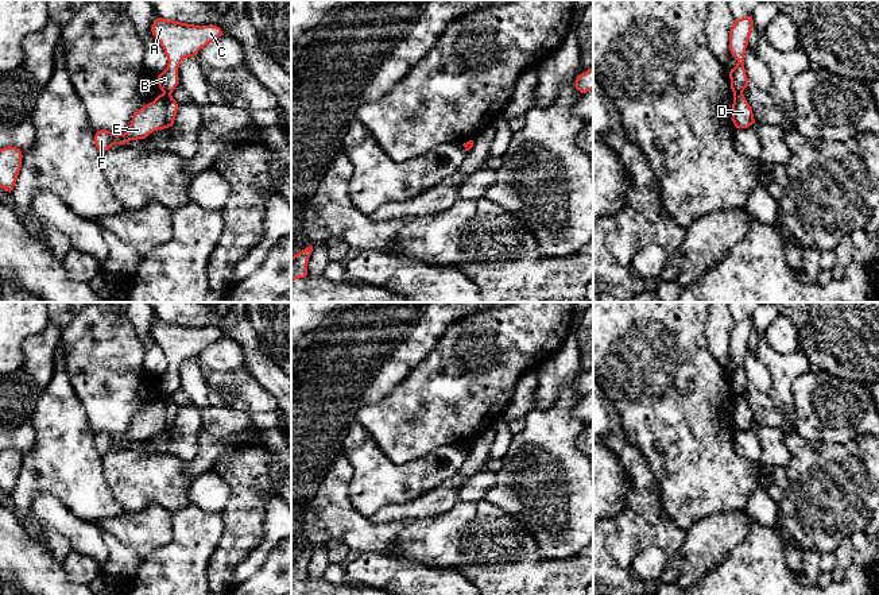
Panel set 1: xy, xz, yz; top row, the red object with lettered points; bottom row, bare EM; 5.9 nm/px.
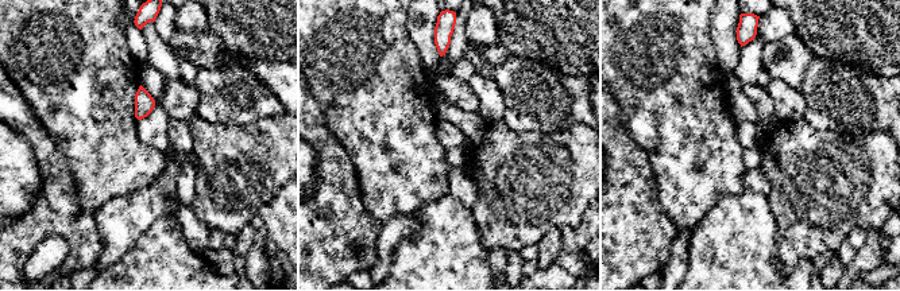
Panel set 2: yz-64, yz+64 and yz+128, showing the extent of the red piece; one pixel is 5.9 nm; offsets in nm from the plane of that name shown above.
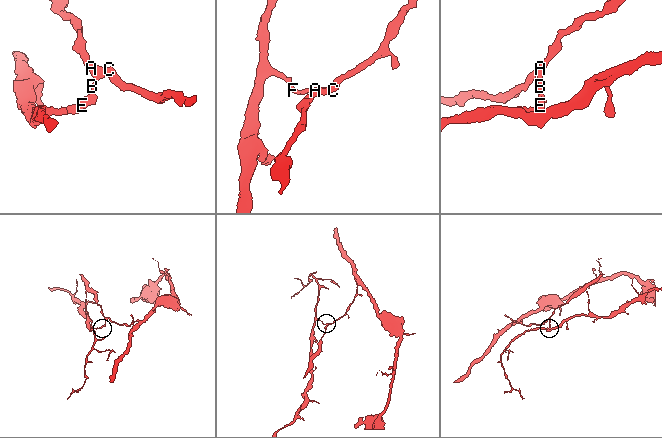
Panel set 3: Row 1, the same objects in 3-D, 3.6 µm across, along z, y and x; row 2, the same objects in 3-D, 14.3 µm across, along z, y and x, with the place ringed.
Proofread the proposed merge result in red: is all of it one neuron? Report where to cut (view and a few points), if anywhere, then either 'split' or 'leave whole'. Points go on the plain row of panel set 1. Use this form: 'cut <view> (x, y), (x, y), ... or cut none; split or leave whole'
cut yz (734, 394), (742, 395); split

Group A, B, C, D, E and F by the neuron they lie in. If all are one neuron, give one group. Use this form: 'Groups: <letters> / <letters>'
Groups: A B C / D E F

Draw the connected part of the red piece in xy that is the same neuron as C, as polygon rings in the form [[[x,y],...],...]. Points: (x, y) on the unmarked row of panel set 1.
[[[162,320],[154,324],[151,333],[169,363],[158,378],[163,395],[173,395],[178,387],[178,370],[185,360],[197,358],[202,349],[224,337],[217,328],[194,328]]]

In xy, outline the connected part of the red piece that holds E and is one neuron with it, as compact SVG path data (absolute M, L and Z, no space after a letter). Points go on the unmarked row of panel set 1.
M162 395L152 405L133 416L129 430L124 436L112 436L107 432L97 433L94 437L96 449L102 456L113 447L146 441L154 433L173 429L177 414L178 406L171 395Z

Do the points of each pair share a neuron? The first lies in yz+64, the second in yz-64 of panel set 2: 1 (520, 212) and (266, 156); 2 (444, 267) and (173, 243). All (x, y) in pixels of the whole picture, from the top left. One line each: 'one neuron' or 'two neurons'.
1: one neuron
2: one neuron

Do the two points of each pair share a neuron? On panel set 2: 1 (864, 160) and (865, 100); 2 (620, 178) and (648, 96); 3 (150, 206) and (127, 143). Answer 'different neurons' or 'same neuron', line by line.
1: different neurons
2: different neurons
3: different neurons

